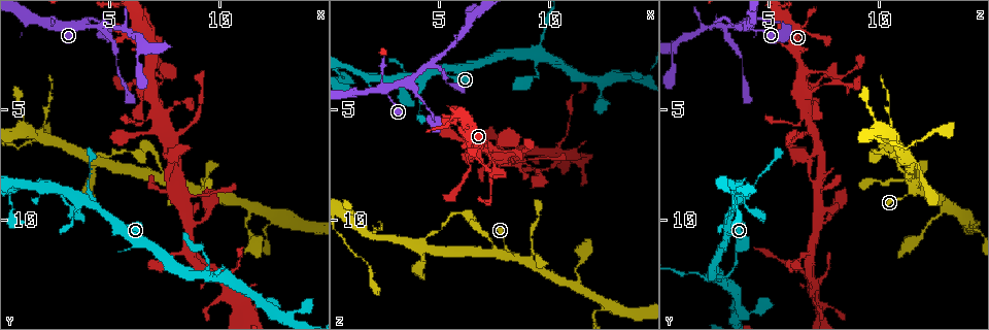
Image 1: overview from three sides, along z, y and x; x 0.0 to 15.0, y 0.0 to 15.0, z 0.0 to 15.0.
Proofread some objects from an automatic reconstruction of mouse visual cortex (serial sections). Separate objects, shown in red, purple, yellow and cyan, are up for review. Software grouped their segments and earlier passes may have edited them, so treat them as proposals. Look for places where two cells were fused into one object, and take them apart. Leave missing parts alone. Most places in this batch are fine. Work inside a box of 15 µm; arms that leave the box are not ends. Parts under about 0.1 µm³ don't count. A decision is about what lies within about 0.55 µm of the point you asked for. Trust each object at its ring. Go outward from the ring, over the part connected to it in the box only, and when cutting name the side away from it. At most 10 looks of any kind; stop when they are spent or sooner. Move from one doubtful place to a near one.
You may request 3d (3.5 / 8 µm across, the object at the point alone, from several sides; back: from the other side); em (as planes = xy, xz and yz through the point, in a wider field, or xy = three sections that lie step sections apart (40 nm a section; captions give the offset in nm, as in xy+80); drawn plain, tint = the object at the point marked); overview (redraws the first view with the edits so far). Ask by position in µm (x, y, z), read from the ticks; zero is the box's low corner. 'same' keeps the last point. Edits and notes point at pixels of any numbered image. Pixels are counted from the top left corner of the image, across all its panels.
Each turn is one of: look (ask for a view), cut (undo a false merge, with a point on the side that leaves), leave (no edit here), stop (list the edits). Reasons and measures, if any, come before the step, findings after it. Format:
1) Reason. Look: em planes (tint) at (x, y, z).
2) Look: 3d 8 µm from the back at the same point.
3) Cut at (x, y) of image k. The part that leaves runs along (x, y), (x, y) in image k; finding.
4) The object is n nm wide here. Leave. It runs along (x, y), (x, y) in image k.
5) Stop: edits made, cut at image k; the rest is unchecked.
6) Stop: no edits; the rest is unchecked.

Sharp bend. Look: 3d 3.5 µm from the back at (11.3, 9.4, 13.1).

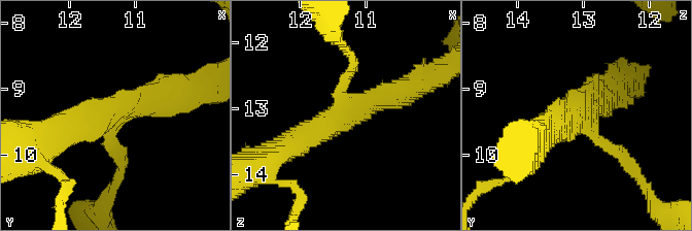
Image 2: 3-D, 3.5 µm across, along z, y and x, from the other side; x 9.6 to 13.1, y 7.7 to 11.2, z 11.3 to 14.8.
3 arms meet here; the arms are 150, 300, 450 nm wide. Look: em planes (tint) at (11.35, 9.35, 13.15).

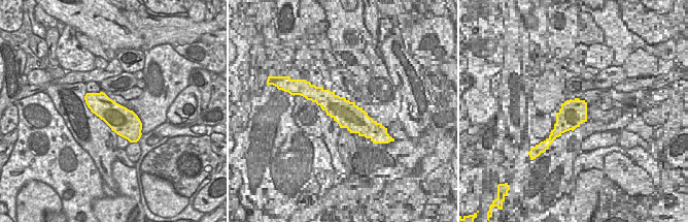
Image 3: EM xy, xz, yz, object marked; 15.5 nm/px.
Look: em xy step 2 (tint) at the same point.

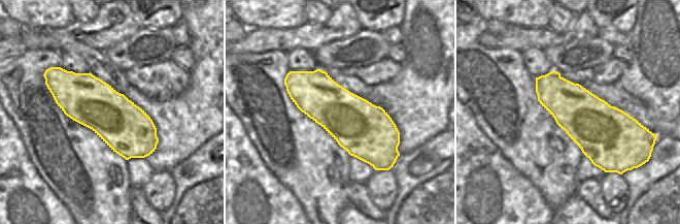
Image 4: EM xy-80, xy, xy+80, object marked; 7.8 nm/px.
Leave. One cell here.

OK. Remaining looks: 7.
Look: 3d 3.5 µm from the back at (9.4, 8.0, 11.6).

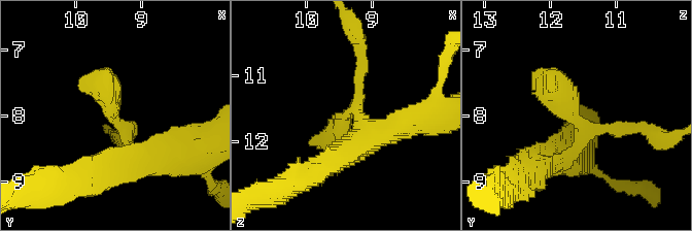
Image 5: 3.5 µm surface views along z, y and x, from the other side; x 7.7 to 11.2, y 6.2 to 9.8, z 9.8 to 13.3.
Now the EM. Look: em xy step 2 (tint) at (9.35, 8.05, 11.60).

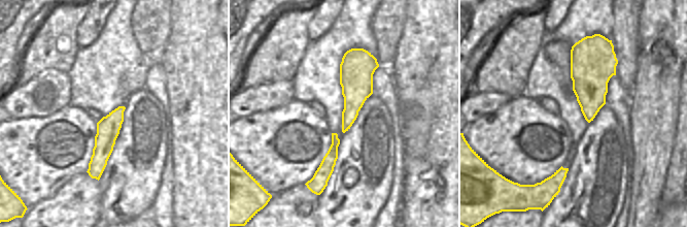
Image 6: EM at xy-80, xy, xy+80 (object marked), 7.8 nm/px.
Leave. One cell here.

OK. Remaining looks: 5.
Small branch off a trunk. Look: 3d 3.5 µm at (9.4, 12.6, 2.4).

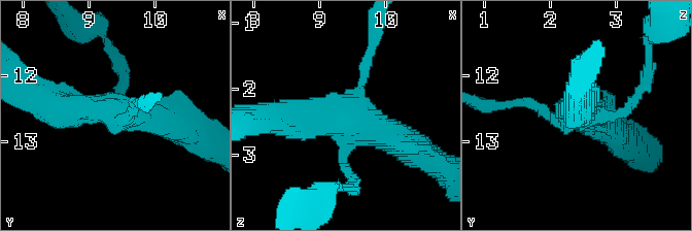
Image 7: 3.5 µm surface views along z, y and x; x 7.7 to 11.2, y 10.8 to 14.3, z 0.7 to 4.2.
4 arms meet here; the arms are 150, 150, 450, 500 nm wide; shape alone is not enough. Look: em xy step 3 (tint) at (9.45, 12.55, 2.45).

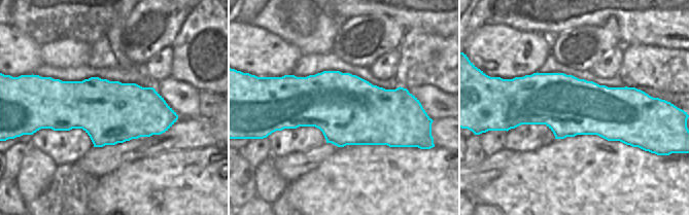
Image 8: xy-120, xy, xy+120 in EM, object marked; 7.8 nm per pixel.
Leave. Continuous, no second cell.

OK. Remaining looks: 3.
Sharp bend. Look: 3d 3.5 µm at (7.0, 4.5, 6.6).

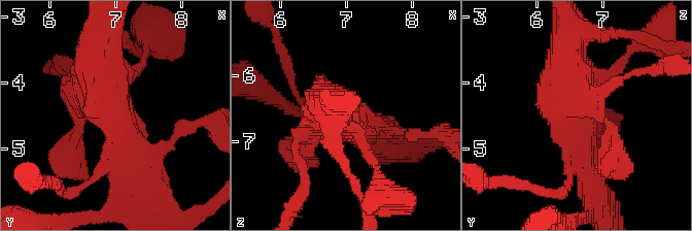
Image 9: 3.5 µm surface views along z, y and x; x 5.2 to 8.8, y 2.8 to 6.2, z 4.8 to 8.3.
Need the tissue. Look: em planes (tint) at (7.00, 4.45, 6.55).

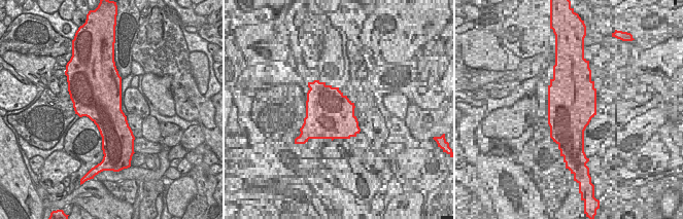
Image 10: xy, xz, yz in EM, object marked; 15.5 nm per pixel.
Leave. It runs along (104, 29), (98, 83), (127, 153) in image 9; continuous, no second cell.

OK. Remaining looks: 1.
Stop: no edits; the rest is unchecked.

